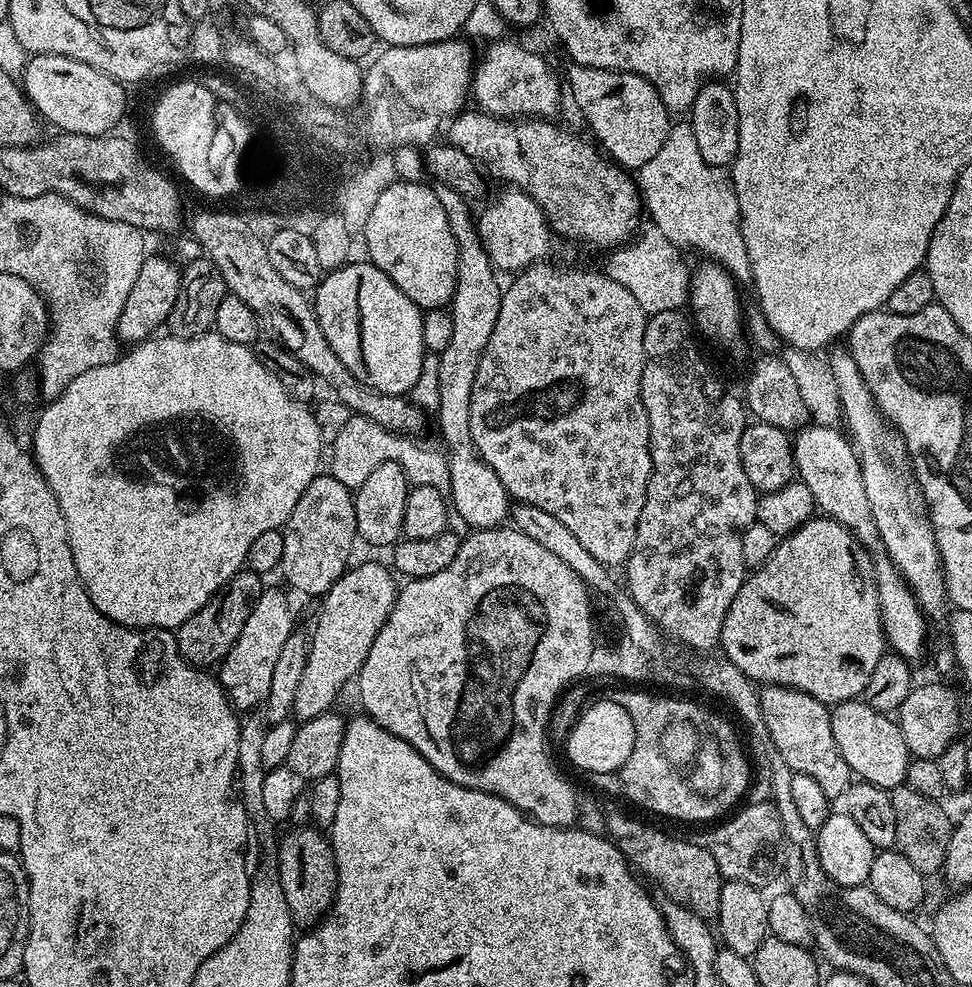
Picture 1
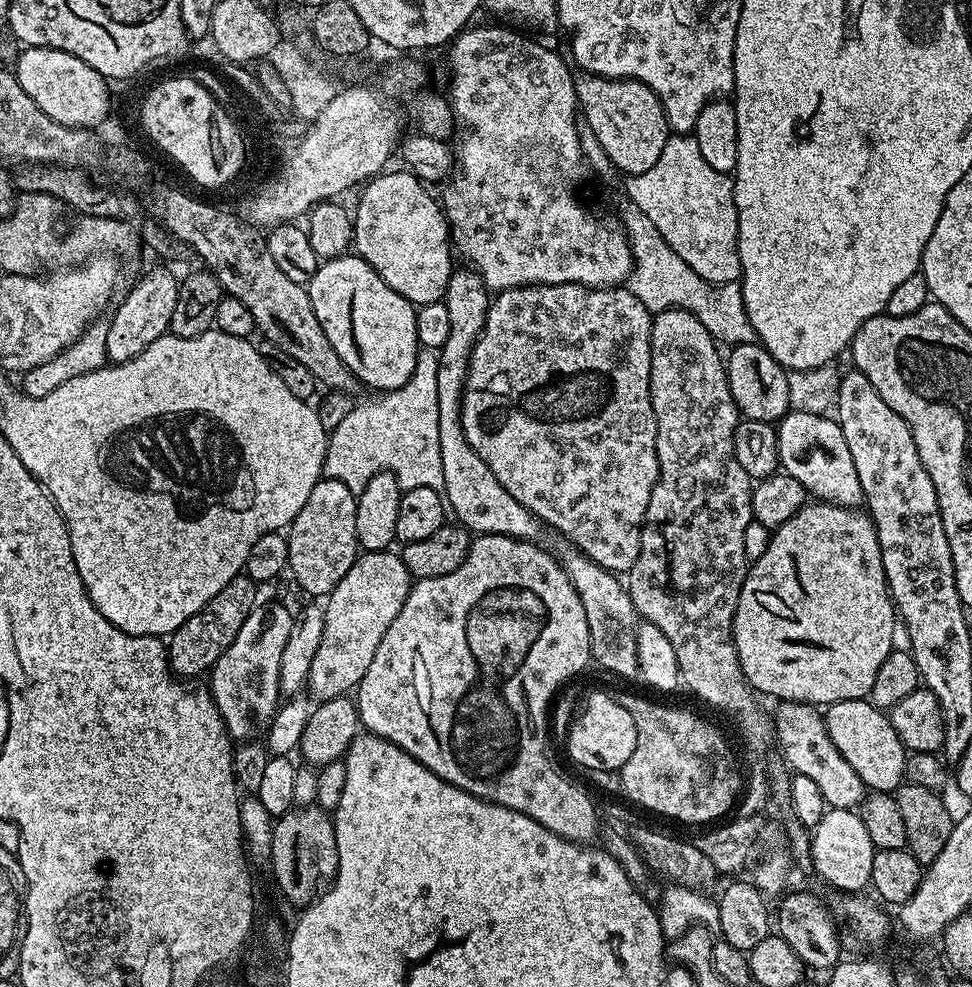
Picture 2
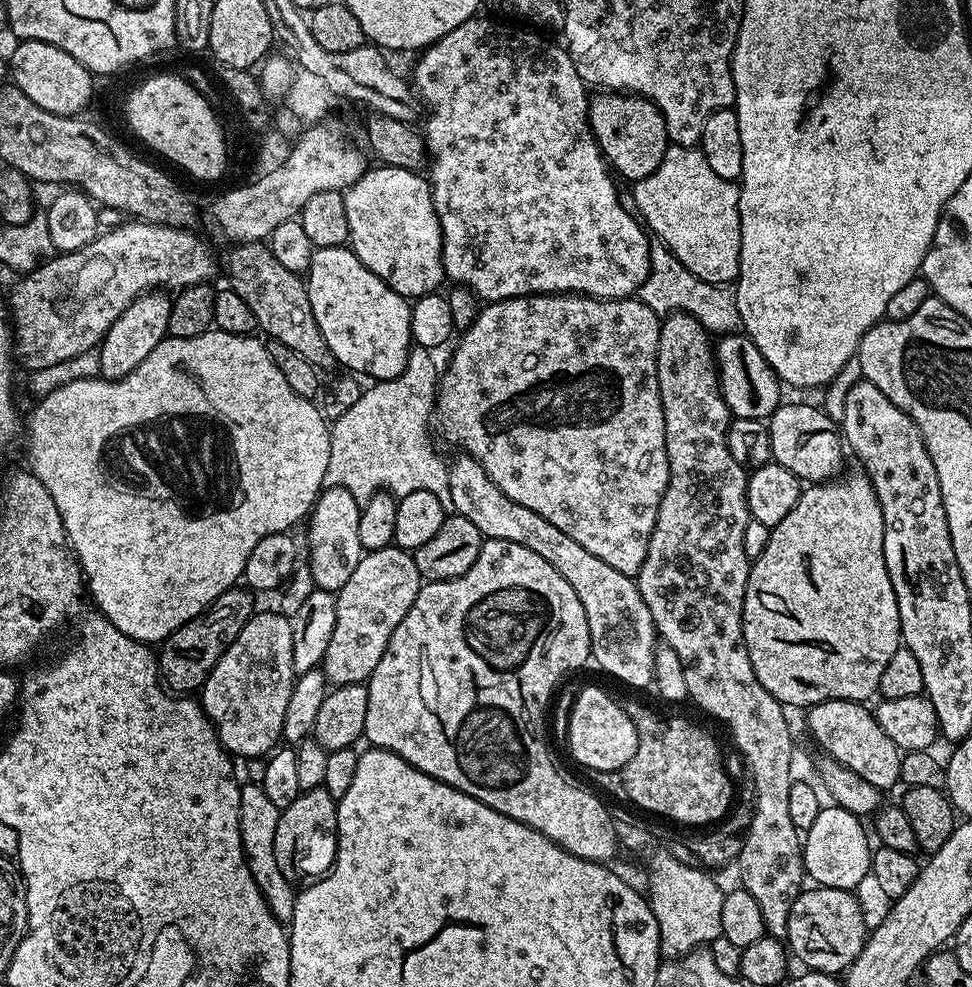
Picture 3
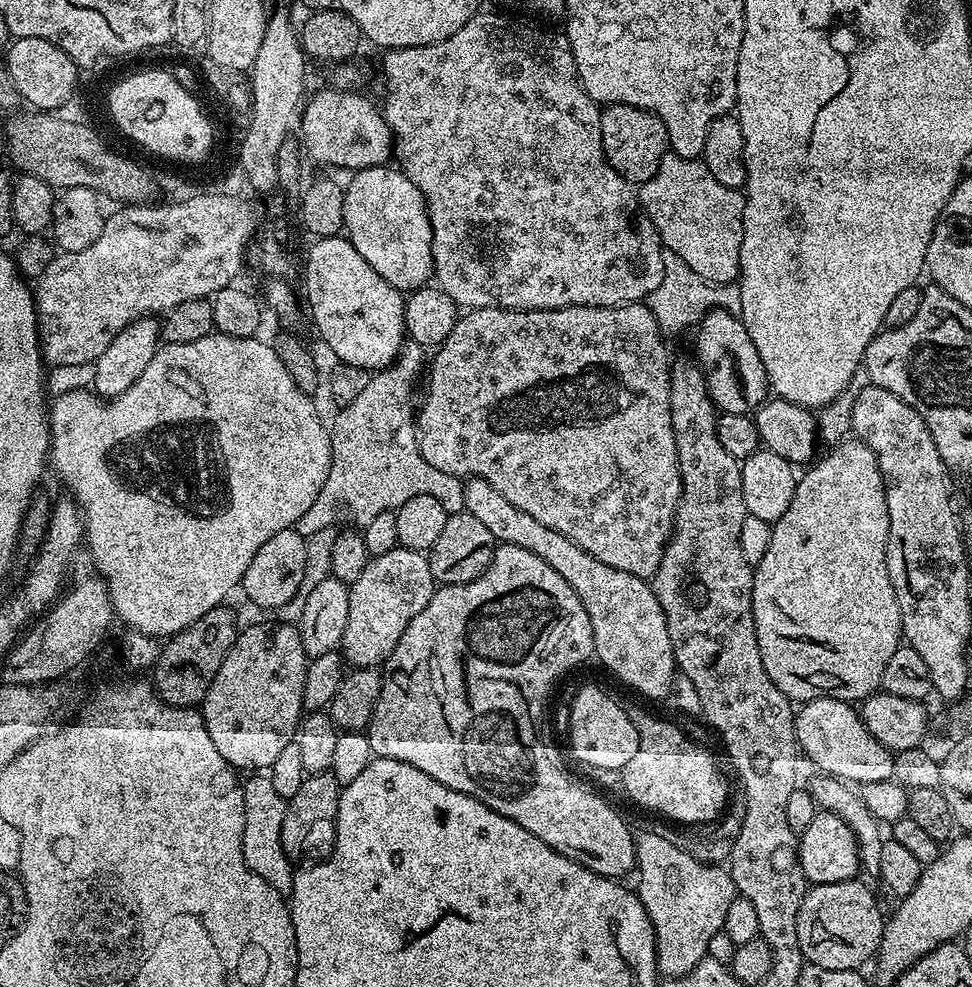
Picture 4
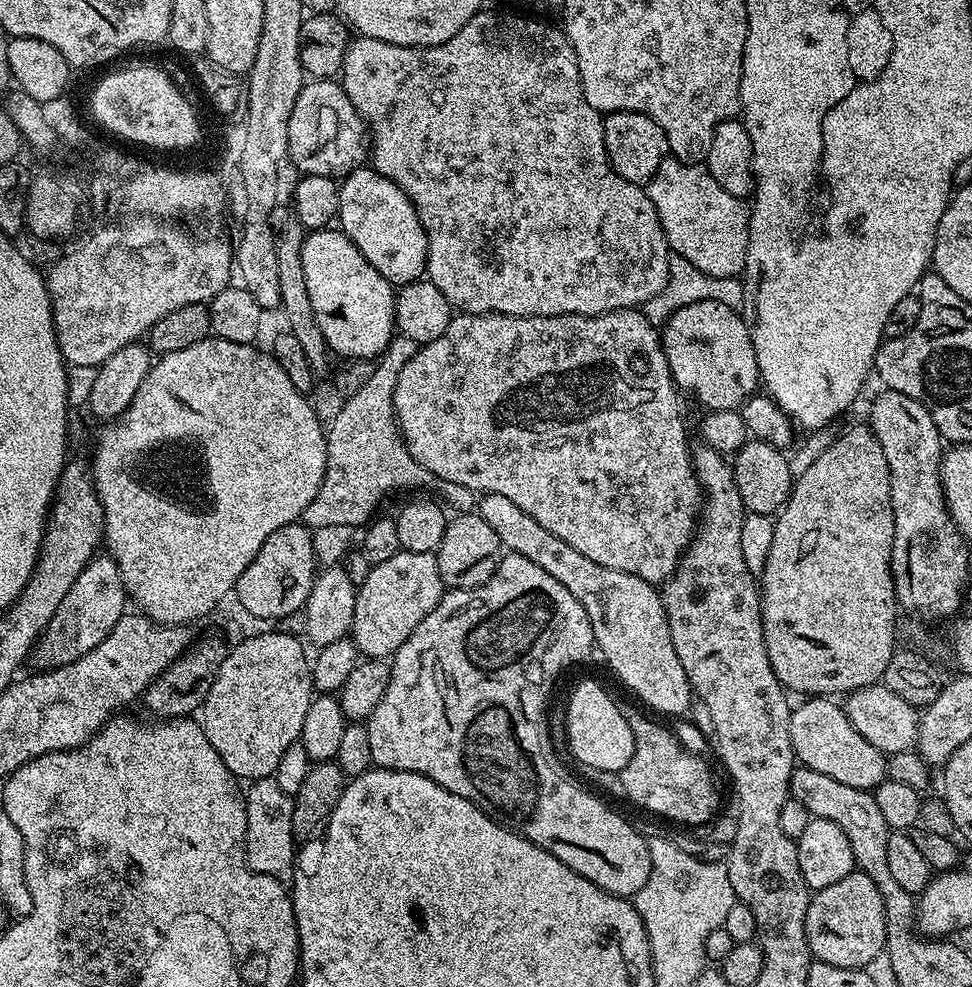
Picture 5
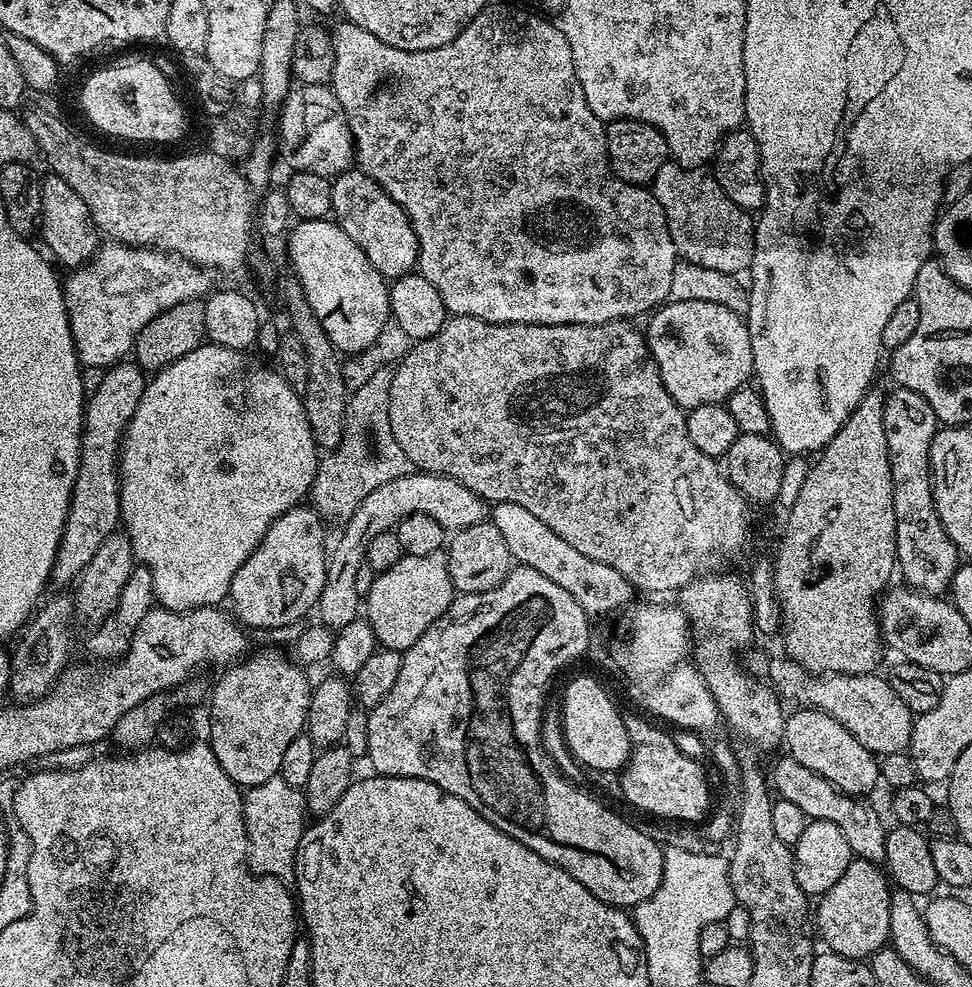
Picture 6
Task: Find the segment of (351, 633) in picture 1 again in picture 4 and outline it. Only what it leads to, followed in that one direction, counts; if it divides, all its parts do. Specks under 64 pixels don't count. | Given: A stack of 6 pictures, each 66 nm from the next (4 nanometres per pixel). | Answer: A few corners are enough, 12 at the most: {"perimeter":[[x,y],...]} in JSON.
{"perimeter":[[425,553],[371,557],[348,590],[340,640],[379,669],[430,602]]}

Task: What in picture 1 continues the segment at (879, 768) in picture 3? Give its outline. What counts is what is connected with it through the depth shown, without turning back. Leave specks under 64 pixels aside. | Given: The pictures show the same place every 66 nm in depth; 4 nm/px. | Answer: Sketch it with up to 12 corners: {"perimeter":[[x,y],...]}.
{"perimeter":[[857,698],[835,705],[838,750],[863,783],[907,781],[899,723]]}

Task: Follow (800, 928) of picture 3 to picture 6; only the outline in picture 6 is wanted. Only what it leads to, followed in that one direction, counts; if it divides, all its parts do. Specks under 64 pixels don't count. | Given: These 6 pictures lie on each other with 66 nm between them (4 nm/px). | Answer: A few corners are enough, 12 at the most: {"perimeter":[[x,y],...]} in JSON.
{"perimeter":[[852,859],[819,897],[827,951],[864,960],[890,940],[892,892]]}

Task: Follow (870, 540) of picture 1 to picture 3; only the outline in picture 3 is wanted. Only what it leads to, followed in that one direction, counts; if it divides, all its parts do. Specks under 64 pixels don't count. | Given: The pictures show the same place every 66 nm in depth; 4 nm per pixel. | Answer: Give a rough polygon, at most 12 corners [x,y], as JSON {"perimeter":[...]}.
{"perimeter":[[784,402],[766,423],[772,460],[802,482],[845,467],[835,424],[812,404]]}

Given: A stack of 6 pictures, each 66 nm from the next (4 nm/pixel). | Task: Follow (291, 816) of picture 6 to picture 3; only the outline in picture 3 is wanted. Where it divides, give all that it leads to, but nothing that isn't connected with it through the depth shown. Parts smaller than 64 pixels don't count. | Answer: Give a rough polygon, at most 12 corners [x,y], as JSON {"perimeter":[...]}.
{"perimeter":[[259,783],[240,784],[244,860],[279,920],[297,889],[274,858],[280,810]]}

